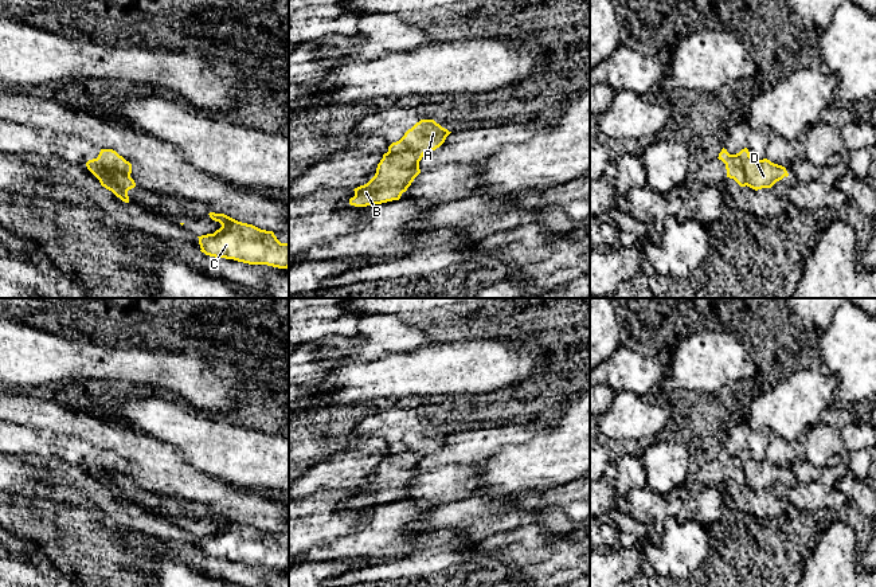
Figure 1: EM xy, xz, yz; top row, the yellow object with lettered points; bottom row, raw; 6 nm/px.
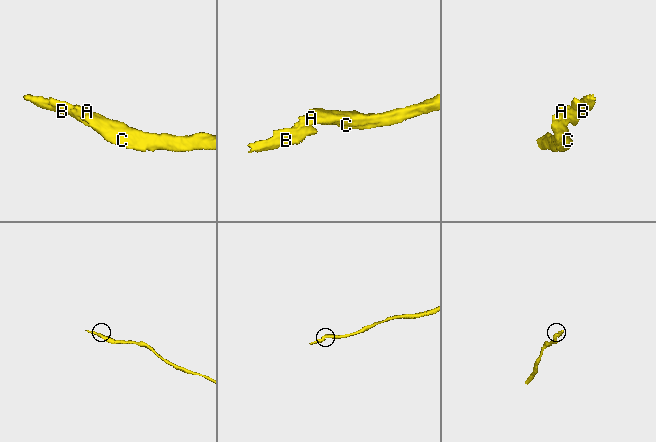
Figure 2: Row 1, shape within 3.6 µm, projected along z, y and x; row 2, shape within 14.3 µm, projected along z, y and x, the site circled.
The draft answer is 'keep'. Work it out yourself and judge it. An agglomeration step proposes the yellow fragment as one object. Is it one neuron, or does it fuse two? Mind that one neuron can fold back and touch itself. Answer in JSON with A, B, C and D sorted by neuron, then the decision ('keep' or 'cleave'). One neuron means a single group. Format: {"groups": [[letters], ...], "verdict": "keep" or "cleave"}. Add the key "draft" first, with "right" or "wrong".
{"draft": "wrong", "groups": [["A", "C"], ["B", "D"]], "verdict": "cleave"}

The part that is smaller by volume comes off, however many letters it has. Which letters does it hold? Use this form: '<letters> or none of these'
B, D

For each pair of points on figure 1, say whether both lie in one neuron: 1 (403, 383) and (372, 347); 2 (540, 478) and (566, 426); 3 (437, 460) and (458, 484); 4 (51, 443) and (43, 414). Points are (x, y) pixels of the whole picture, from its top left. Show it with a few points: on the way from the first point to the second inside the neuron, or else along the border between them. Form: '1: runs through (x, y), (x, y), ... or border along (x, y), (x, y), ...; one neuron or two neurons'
1: border along (411, 351), (387, 352), (367, 360), (349, 357); two neurons
2: runs through (546, 465), (566, 445), (566, 439); one neuron
3: border along (473, 462), (445, 464), (421, 473); two neurons
4: border along (16, 423), (49, 430), (58, 435); two neurons

